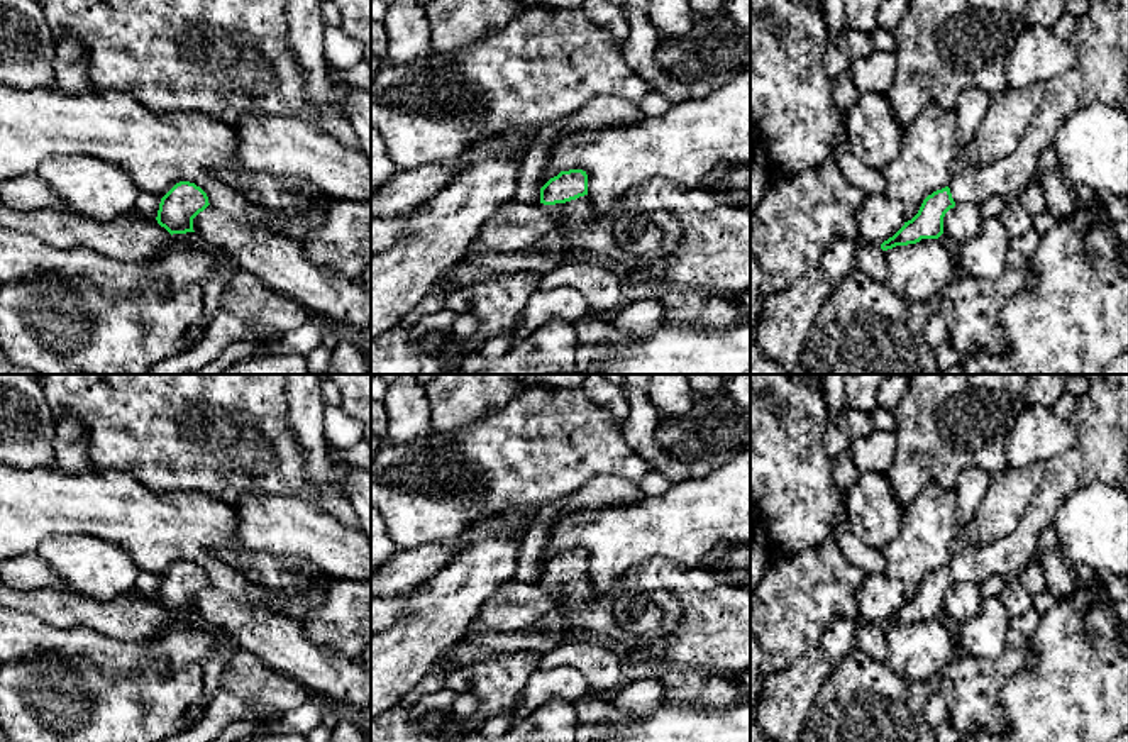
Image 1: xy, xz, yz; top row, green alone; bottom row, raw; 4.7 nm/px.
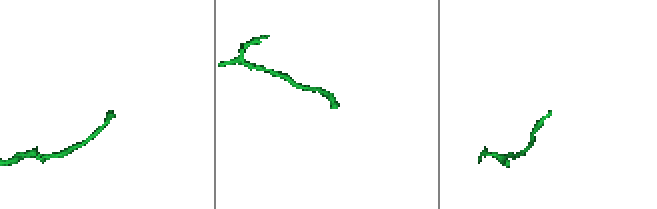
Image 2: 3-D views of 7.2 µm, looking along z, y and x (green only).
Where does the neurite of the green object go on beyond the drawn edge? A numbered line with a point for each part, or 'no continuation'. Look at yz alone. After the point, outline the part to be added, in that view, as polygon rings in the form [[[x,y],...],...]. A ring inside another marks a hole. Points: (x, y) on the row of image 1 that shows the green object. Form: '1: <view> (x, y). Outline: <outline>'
1: yz (1100, 73). Outline: [[[1098,0],[1077,19],[1069,37],[1077,51],[1074,68],[1045,83],[1043,102],[1013,154],[981,168],[965,169],[948,183],[955,203],[982,203],[991,197],[1020,195],[1040,174],[1040,154],[1050,147],[1059,125],[1077,108],[1091,103],[1116,107],[1128,115],[1128,0]]]

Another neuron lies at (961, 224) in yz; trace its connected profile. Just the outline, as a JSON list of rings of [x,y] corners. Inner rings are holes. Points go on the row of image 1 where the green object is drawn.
[[[955,203],[943,217],[943,234],[957,244],[967,244],[979,234],[982,222],[977,203]]]

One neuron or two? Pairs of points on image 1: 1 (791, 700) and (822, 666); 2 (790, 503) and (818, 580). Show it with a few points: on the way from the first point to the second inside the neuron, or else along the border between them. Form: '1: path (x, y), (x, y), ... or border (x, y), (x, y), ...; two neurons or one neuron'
1: path (796, 692), (813, 675); one neuron
2: border (832, 539), (786, 559); two neurons

